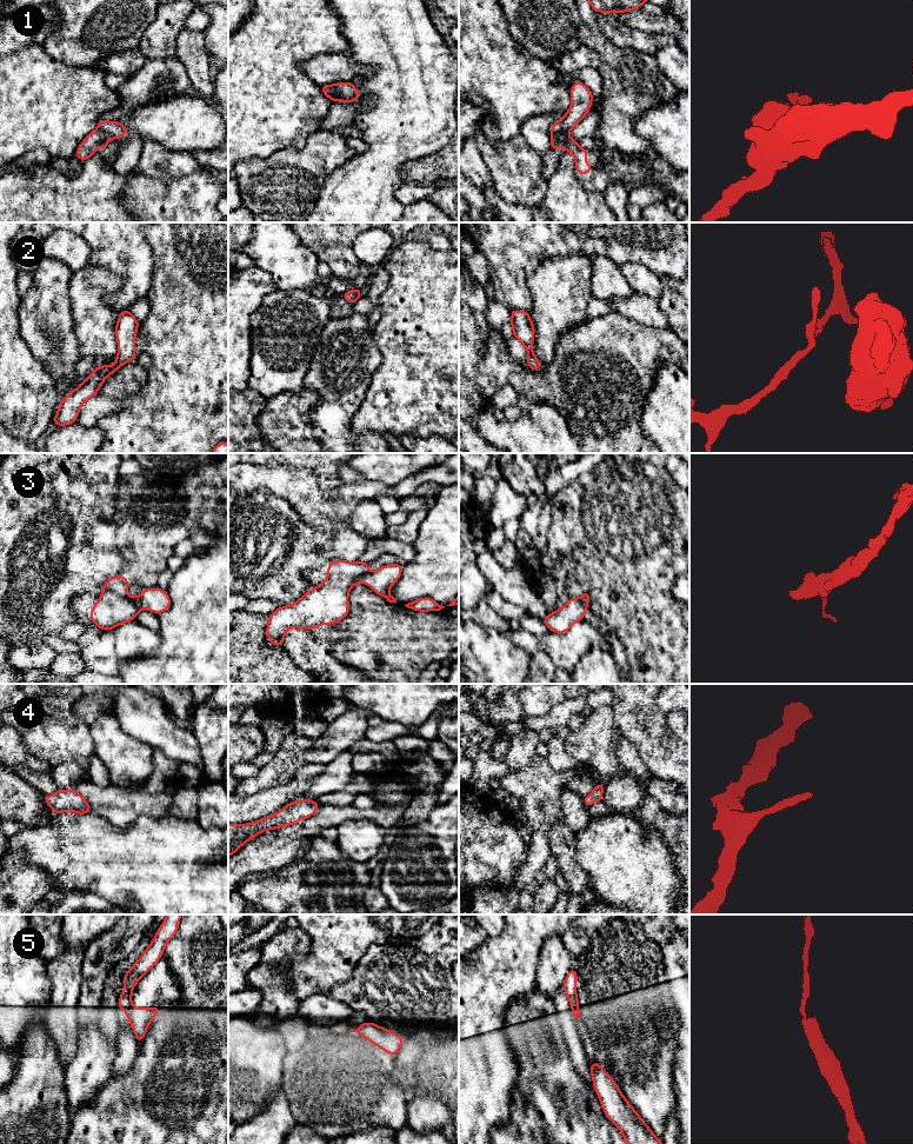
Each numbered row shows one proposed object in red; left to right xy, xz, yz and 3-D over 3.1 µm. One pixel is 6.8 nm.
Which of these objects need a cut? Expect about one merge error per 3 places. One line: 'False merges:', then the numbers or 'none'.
False merges: 1, 5

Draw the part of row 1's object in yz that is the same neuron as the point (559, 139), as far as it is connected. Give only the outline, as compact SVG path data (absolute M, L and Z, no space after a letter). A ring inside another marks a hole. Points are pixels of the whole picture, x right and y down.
M561 132L551 134L551 148L555 149L558 147L562 147L572 153L579 174L587 175L592 171L592 165L585 160L591 151L580 148L577 140Z

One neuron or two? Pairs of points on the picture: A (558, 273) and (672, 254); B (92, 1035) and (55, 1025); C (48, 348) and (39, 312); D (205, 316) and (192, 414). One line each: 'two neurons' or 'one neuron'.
A: two neurons
B: two neurons
C: one neuron
D: one neuron

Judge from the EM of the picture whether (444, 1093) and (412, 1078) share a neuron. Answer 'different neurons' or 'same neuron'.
same neuron

